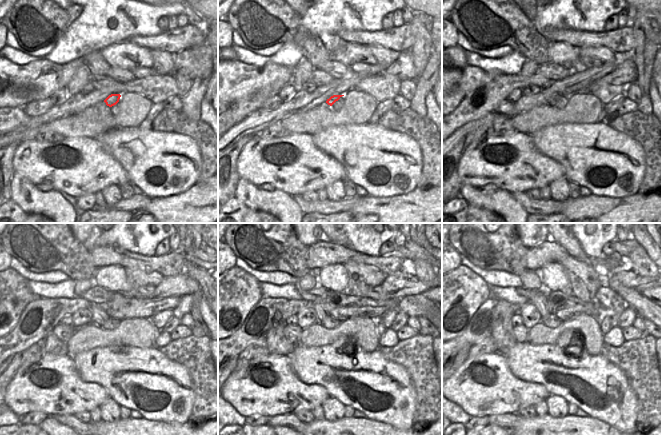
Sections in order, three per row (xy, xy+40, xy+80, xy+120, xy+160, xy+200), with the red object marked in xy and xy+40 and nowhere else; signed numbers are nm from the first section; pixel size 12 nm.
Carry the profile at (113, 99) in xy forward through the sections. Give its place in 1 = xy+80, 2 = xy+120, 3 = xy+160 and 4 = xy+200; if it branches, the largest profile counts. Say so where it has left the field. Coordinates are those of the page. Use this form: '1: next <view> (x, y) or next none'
1: next xy+80 (553, 99)
2: next xy+120 (99, 315)
3: next xy+160 (319, 307)
4: next xy+200 (539, 301)

